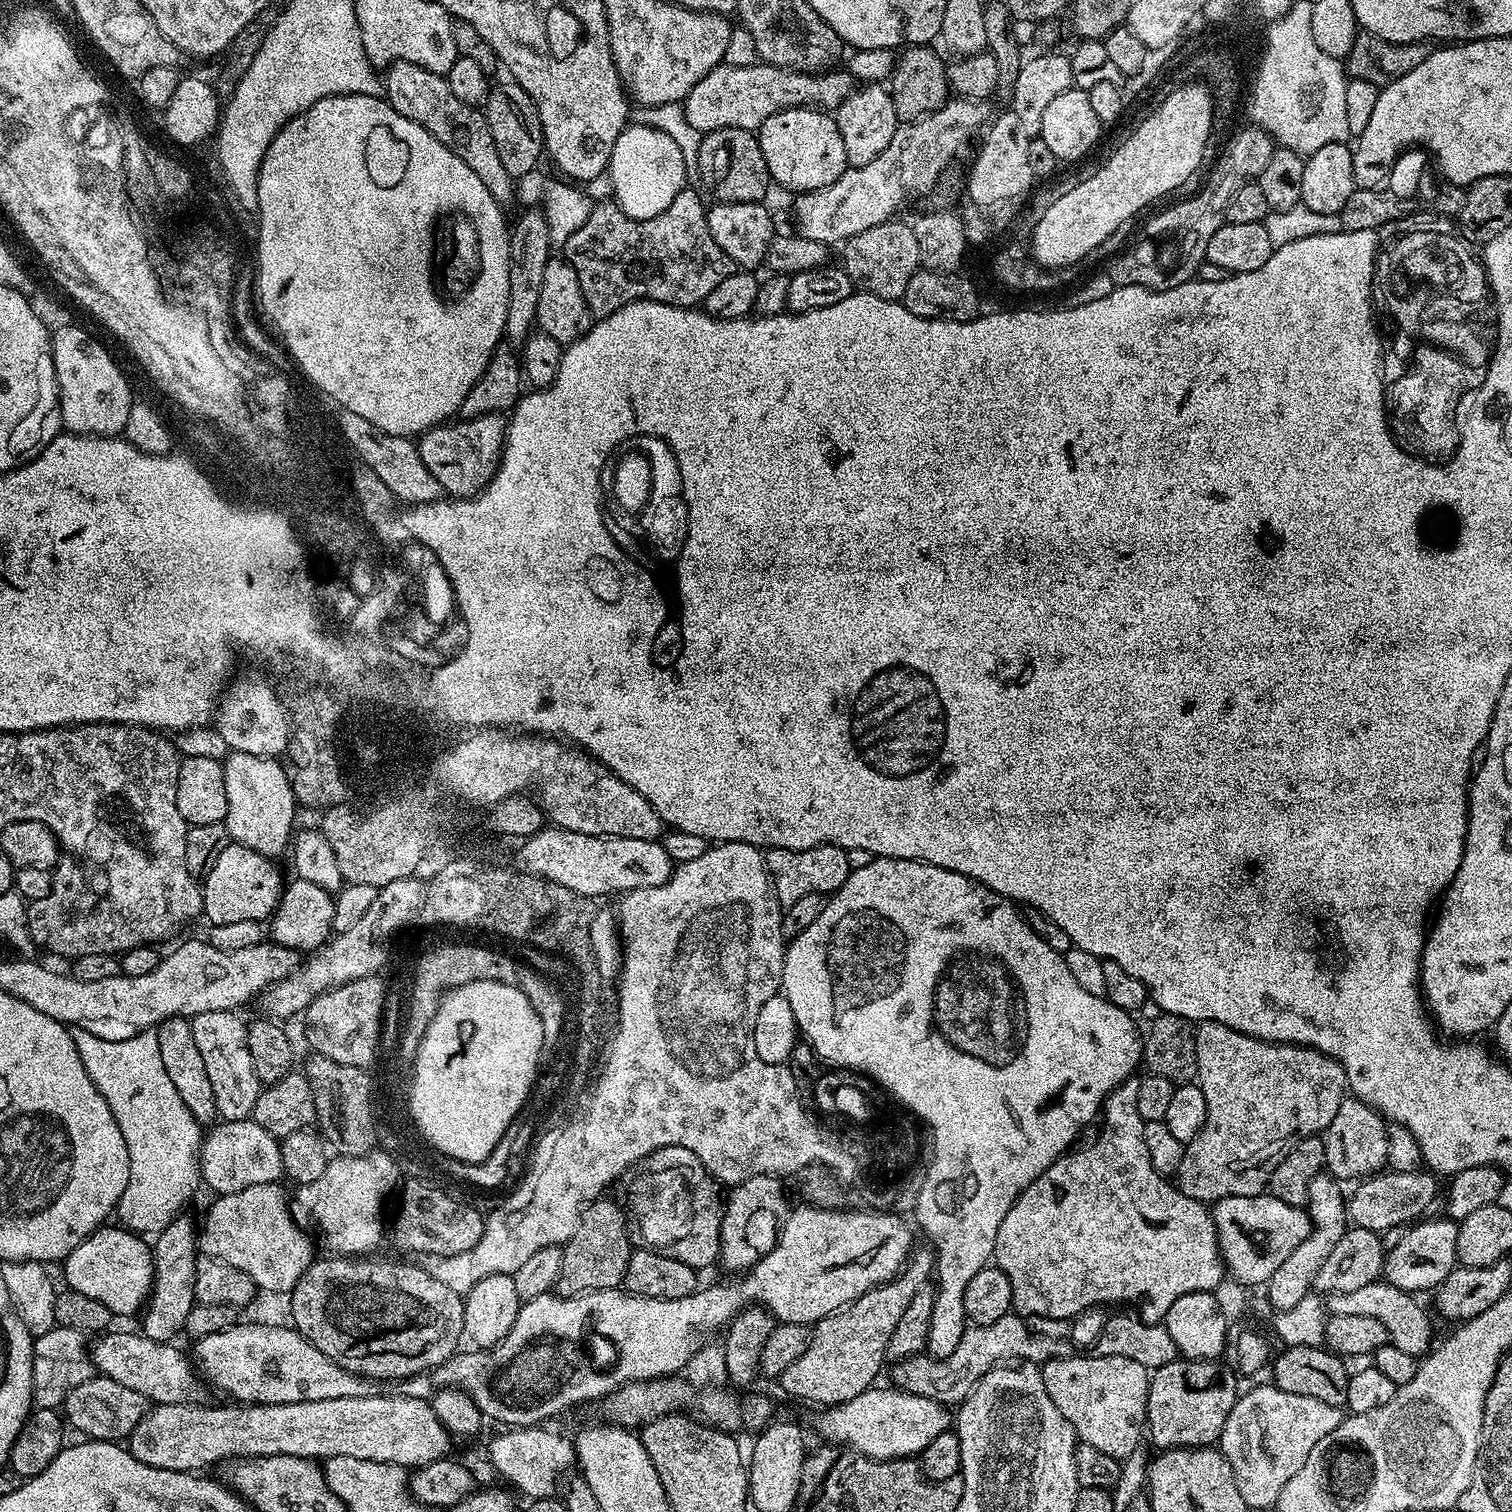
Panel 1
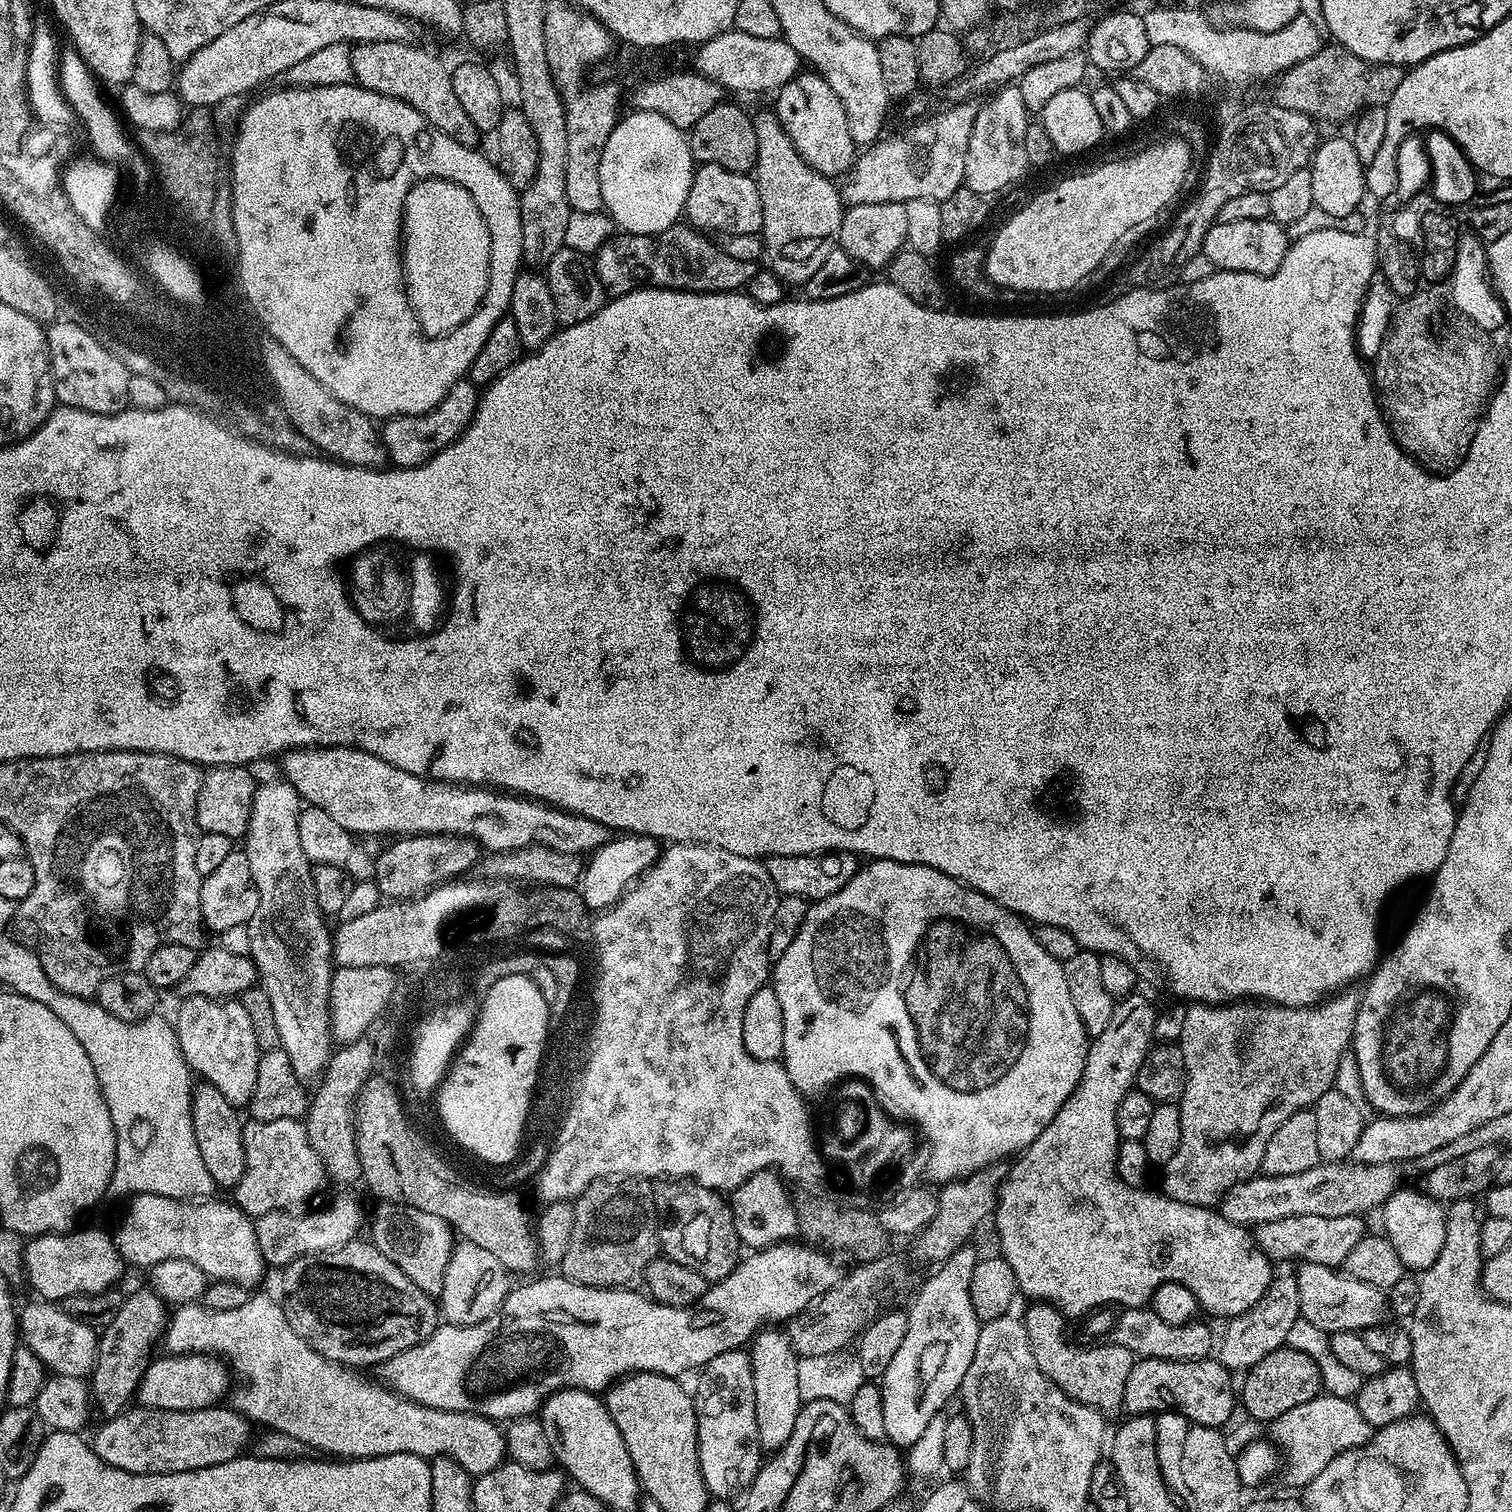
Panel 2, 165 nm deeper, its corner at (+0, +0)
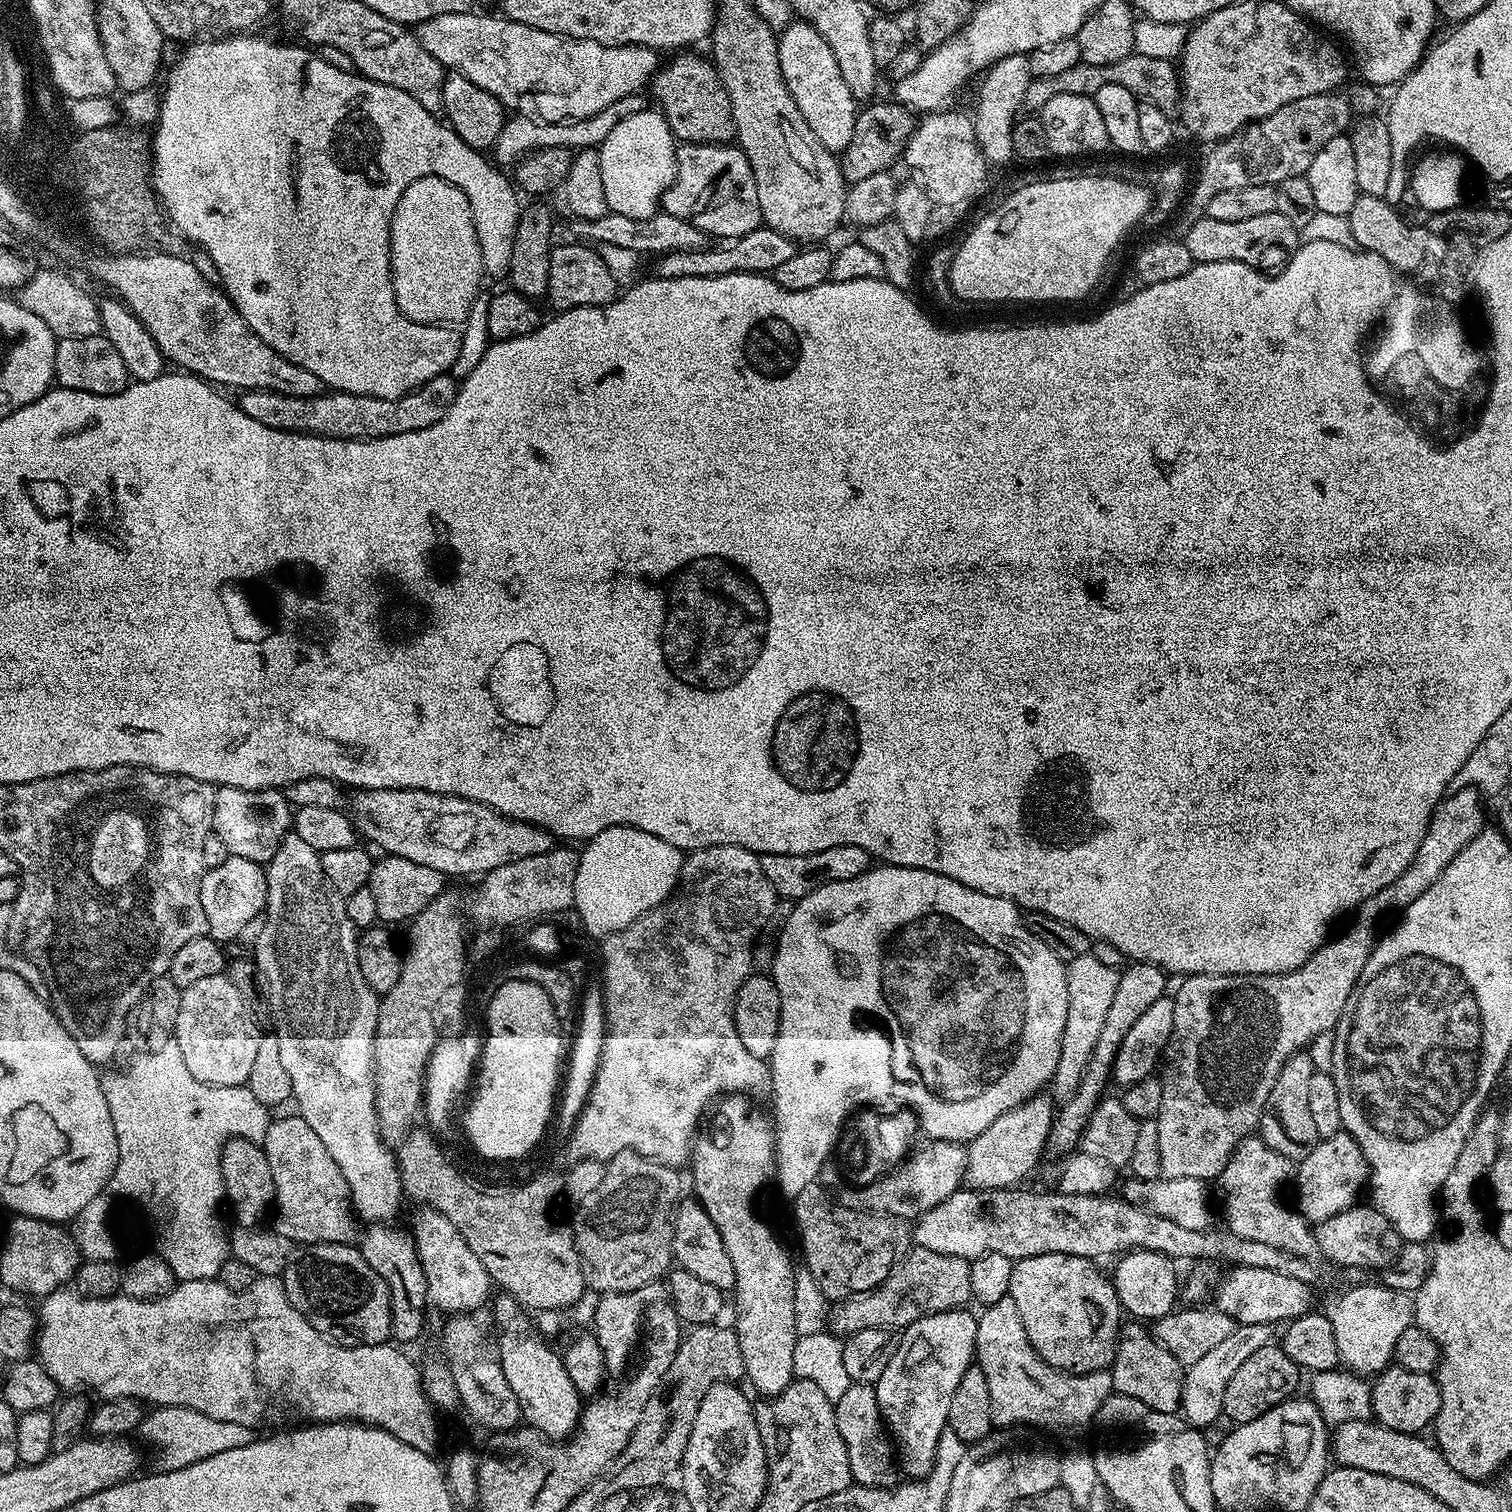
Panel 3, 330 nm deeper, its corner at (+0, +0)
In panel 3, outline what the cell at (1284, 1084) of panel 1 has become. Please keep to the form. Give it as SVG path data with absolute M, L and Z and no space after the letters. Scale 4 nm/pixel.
M1473 787L1458 790L1453 796L1445 795L1430 818L1422 846L1418 848L1418 854L1410 866L1406 866L1406 870L1390 886L1361 904L1351 917L1352 925L1341 936L1333 935L1298 970L1269 976L1186 976L1179 981L1180 985L1176 992L1174 988L1172 996L1174 1030L1162 1057L1164 1076L1160 1080L1161 1108L1155 1117L1158 1154L1162 1158L1160 1175L1163 1179L1198 1178L1212 1182L1219 1177L1241 1140L1257 1131L1266 1098L1270 1098L1270 1090L1274 1090L1274 1082L1278 1082L1282 1066L1297 1052L1305 1051L1322 1033L1335 1029L1346 1002L1352 999L1356 991L1358 978L1375 950L1385 925L1393 919L1394 914L1405 912L1410 902L1422 898L1422 894L1426 894L1426 890L1438 882L1438 874L1442 874L1442 870L1454 862L1456 855L1484 831L1486 821L1480 801L1482 796Z

